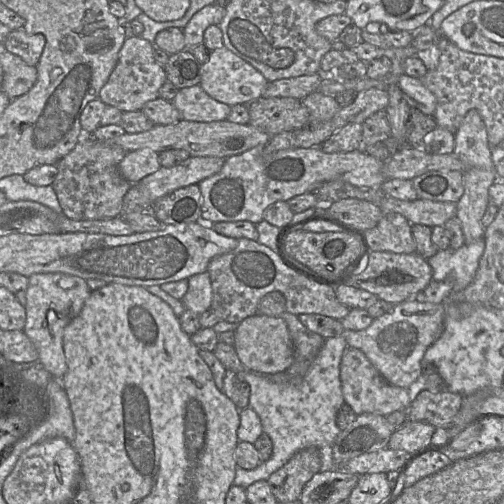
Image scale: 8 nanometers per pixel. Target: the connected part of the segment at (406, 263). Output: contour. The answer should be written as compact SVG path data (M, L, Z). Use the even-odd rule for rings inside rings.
M372 251L363 272L351 277L346 285L365 290L393 305L414 298L432 281L432 269L427 259L417 253L400 254Z

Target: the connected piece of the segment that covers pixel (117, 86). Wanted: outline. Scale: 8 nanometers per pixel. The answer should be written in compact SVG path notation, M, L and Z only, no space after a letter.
M133 36L125 39L117 64L100 90L99 99L122 112L139 111L147 102L159 97L159 90L166 81L164 67L155 60L153 44L146 39Z

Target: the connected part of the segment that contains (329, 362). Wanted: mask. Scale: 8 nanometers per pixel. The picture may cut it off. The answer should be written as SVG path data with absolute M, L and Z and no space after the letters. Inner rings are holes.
M341 336L324 339L324 344L305 374L290 382L276 382L268 375L248 370L244 379L250 387L249 407L258 414L263 432L273 443L271 457L252 470L237 467L233 485L247 488L285 465L298 451L317 447L327 451L342 431L336 422L337 413L345 403L340 380L342 355L348 347Z

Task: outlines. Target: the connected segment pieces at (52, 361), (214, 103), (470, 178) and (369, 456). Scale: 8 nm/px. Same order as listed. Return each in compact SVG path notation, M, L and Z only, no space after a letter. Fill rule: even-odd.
M35 273L28 277L26 293L26 323L23 329L33 342L39 361L54 379L60 380L67 371L67 363L63 349L64 328L81 312L85 301L92 292L86 280L61 273Z
M198 84L178 90L171 101L180 118L195 122L214 122L228 118L231 107L209 96Z
M476 109L469 110L454 134L456 155L464 165L464 193L456 203L456 217L461 224L465 243L470 244L484 236L481 219L489 205L489 188L499 178L496 172L497 152L489 142L485 123Z
M385 447L374 452L359 455L335 466L335 468L358 475L388 473L404 469L413 456L405 451Z

